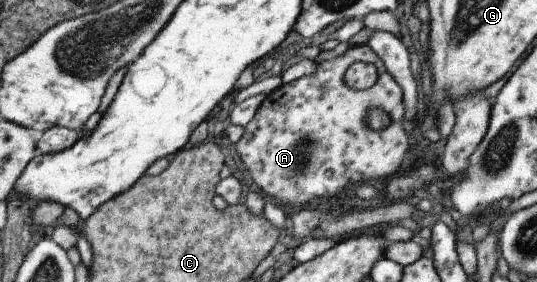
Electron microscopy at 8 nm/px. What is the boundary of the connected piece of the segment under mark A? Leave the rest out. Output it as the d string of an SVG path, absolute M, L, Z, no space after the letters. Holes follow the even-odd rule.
M368 45L350 46L338 57L316 64L313 73L288 84L281 84L265 95L254 118L243 126L244 131L234 146L245 169L250 172L254 186L258 187L256 190L270 196L281 206L285 205L284 202L290 202L294 206L311 202L312 198L334 196L344 186L353 188L354 185L367 184L366 182L375 178L388 180L398 169L404 167L405 154L409 148L407 132L403 129L405 108L402 89L386 72L384 63ZM357 60L373 64L377 78L370 88L354 91L344 84L343 74L345 68ZM374 109L380 109L389 118L389 123L380 130L372 130L364 120Z

